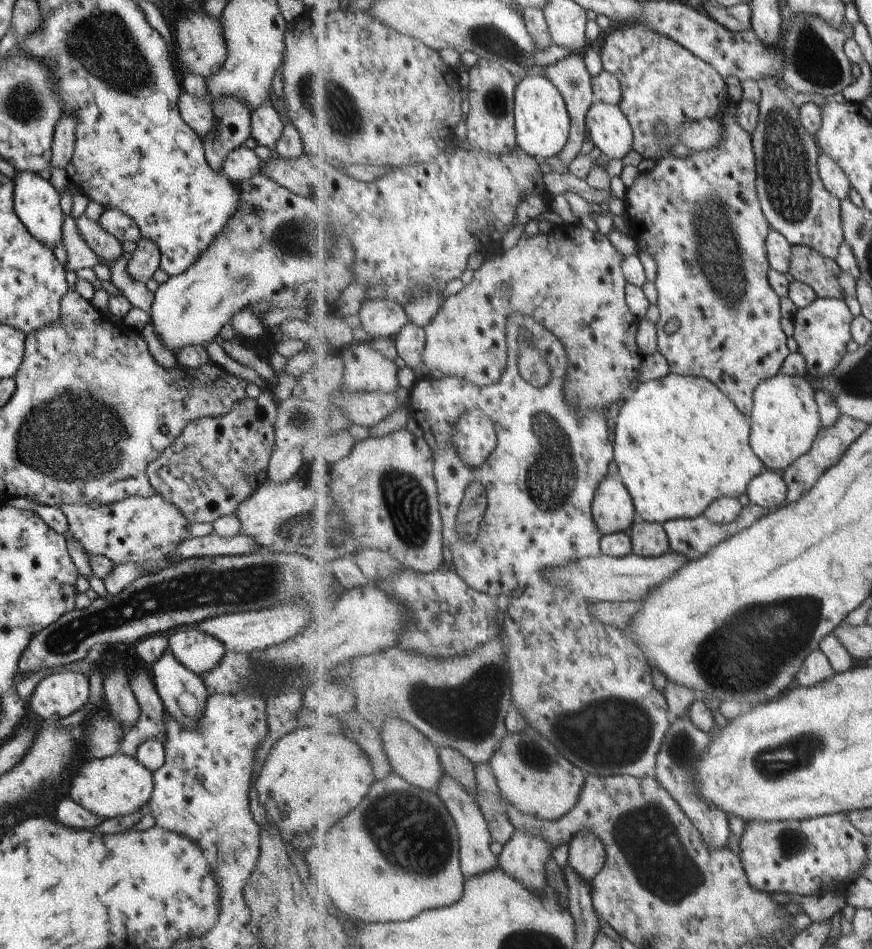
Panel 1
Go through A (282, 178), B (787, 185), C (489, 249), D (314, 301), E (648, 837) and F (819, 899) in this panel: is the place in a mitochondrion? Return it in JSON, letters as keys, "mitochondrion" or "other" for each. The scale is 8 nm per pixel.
{"A":"other","B":"mitochondrion","C":"other","D":"other","E":"mitochondrion","F":"other"}

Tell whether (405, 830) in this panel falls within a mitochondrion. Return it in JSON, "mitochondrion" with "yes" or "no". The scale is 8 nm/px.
{"mitochondrion":"yes"}

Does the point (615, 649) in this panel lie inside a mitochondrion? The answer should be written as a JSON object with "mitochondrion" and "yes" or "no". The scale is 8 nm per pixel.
{"mitochondrion":"no"}

